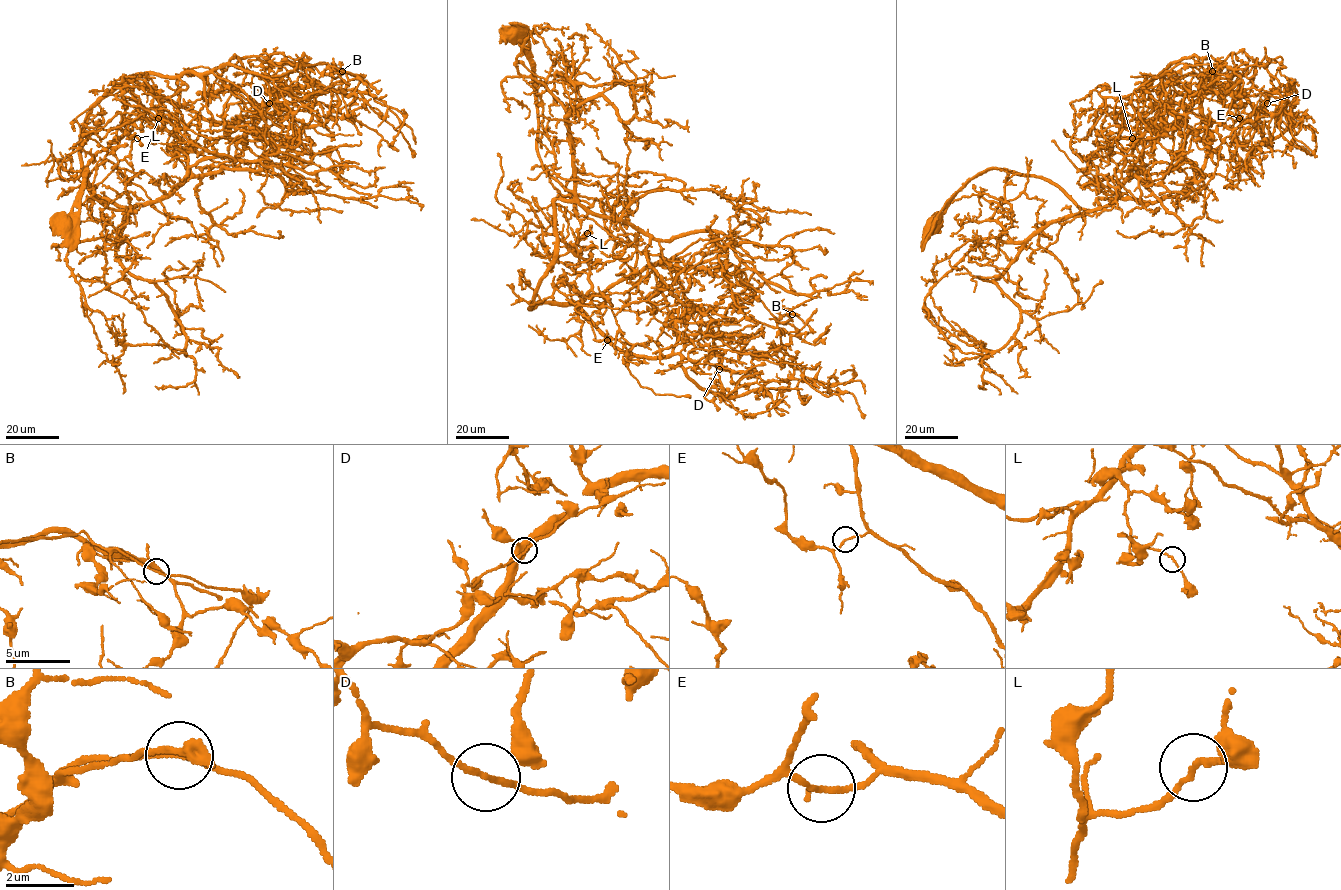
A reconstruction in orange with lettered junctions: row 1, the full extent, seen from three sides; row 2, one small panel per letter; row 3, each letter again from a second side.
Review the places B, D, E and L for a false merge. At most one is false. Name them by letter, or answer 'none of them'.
none of them

